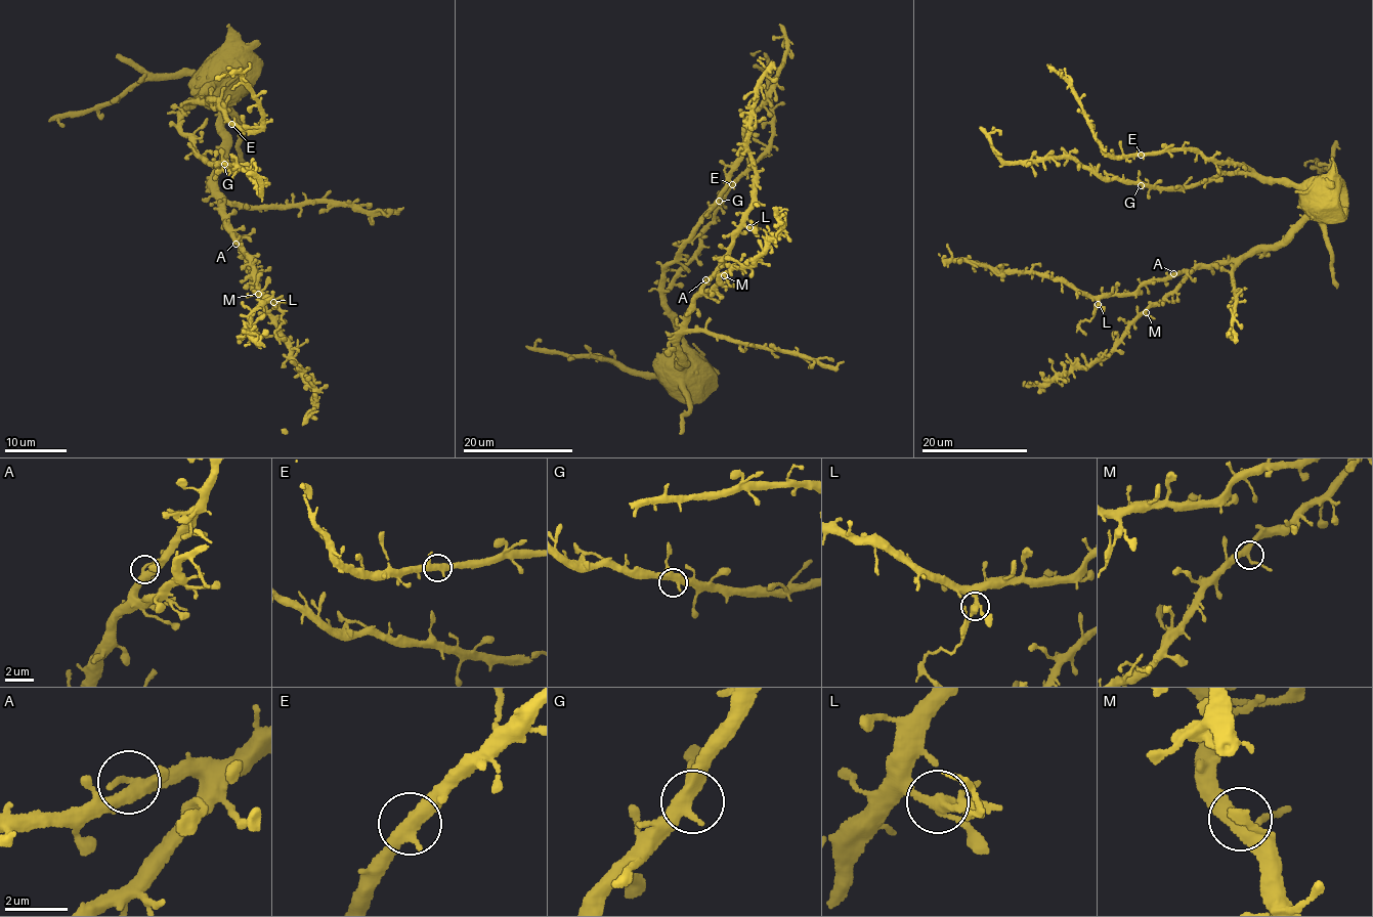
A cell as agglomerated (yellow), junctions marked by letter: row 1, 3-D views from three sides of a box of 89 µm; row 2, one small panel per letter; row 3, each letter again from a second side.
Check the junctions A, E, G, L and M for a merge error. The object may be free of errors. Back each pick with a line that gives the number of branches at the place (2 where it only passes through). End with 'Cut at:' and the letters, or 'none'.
L: Branches: 3
Cut at: L

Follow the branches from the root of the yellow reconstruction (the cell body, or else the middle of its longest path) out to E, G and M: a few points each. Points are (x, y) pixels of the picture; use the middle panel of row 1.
E: (677, 366), (683, 344), (675, 315), (666, 304), (666, 291), (698, 249), (714, 209), (732, 184)
G: (677, 366), (683, 344), (675, 315), (662, 295), (664, 267), (675, 260), (679, 246), (719, 201)
M: (677, 366), (676, 363), (681, 361), (677, 336), (681, 335), (692, 299), (714, 288), (718, 277), (724, 275)

